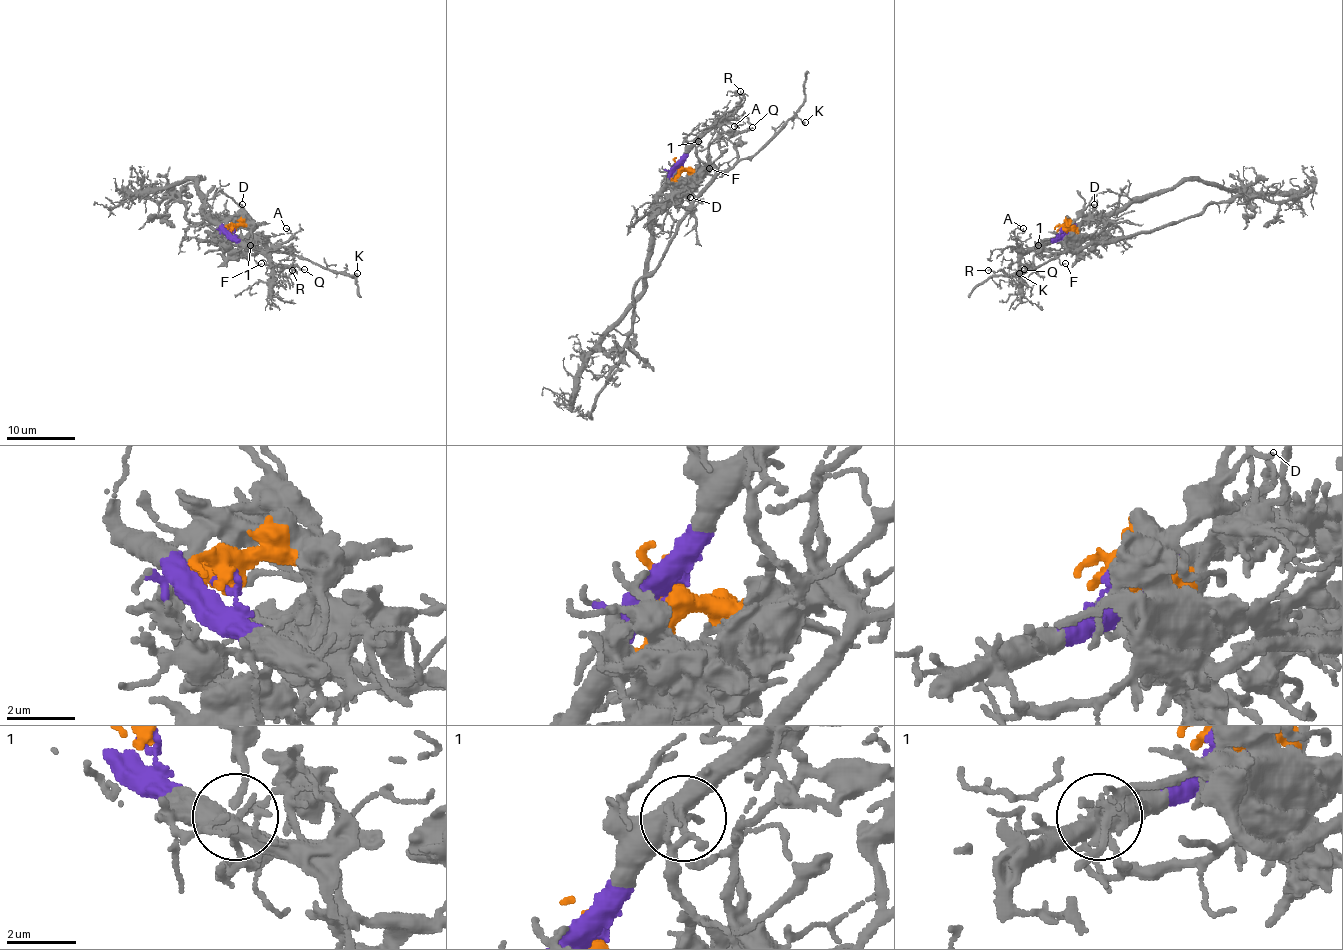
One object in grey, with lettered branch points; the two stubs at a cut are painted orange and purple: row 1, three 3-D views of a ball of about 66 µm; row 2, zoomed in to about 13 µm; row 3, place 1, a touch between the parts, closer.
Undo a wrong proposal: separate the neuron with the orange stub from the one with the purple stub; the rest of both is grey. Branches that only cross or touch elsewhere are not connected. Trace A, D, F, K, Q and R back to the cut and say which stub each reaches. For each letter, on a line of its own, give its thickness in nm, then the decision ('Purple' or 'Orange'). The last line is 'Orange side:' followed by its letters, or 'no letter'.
A: Thickness 100 nm. Purple
D: Thickness 140 nm. Orange
F: Thickness 140 nm. Orange
K: Thickness 150 nm. Orange
Q: Thickness 220 nm. Orange
R: Thickness 140 nm. Purple
Orange side: D, F, K, Q

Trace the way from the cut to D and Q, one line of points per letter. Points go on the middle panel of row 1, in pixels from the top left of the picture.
D: (680, 166), (697, 176), (688, 192), (690, 197)
Q: (680, 166), (699, 170), (707, 161), (707, 147), (723, 132), (745, 132), (752, 126)

